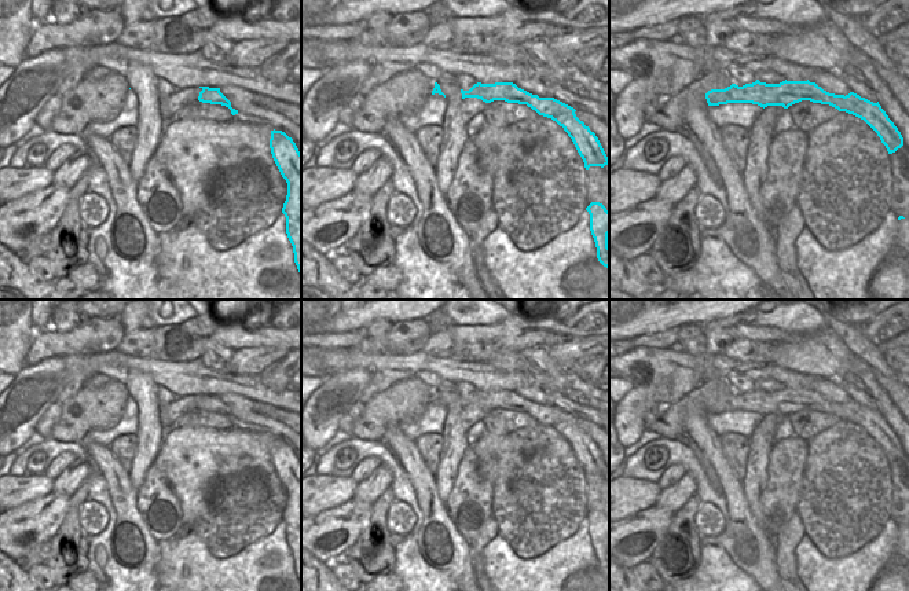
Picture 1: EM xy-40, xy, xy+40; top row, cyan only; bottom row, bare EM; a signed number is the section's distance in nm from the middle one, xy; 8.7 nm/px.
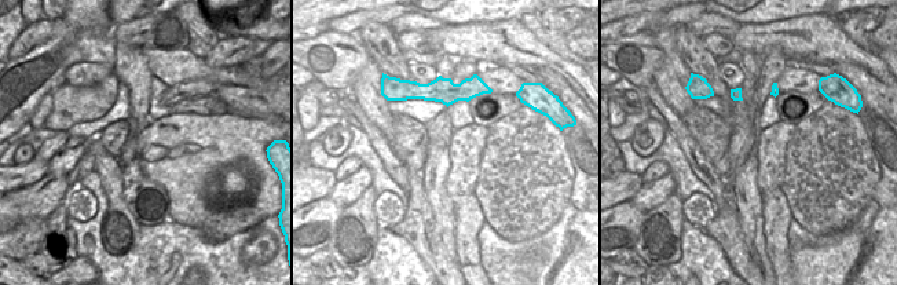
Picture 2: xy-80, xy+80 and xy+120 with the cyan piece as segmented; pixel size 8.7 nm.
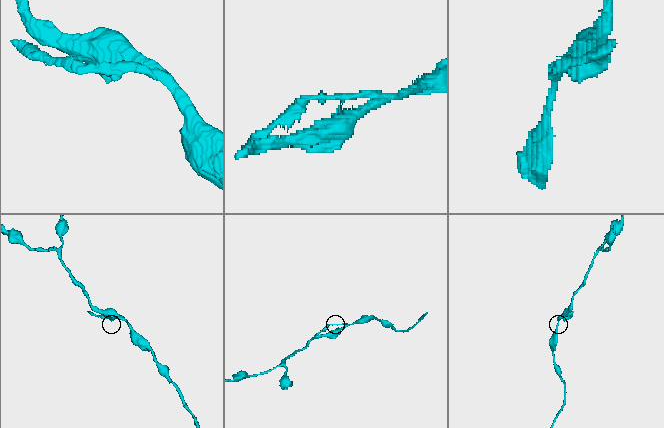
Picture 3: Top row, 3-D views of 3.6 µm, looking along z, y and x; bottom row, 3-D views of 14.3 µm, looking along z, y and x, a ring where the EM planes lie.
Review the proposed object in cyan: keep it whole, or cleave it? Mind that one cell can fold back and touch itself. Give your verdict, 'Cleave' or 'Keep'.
Cleave

